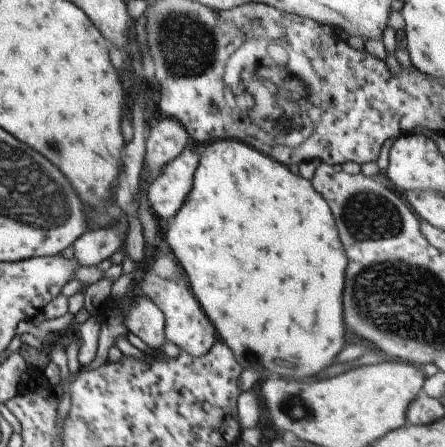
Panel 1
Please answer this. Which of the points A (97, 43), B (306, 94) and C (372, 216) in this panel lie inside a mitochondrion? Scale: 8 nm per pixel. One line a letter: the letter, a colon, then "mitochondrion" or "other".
A: other
B: other
C: mitochondrion

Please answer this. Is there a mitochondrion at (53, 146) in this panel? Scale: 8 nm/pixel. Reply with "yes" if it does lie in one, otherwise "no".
yes

